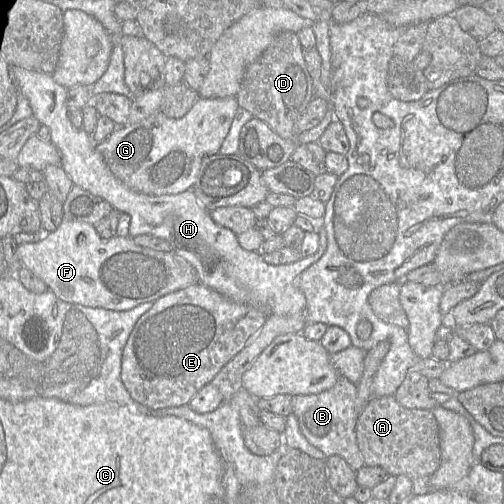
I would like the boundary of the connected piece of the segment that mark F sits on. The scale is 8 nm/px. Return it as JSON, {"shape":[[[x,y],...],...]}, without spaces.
{"shape":[[[63,220],[60,226],[43,240],[18,245],[17,254],[21,265],[45,282],[48,290],[58,298],[87,307],[127,311],[199,283],[197,272],[192,265],[173,251],[162,252],[139,246],[129,235],[104,239],[92,224],[81,221]]]}

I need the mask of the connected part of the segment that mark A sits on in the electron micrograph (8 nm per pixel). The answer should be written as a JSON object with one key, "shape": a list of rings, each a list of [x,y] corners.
{"shape":[[[394,396],[370,399],[358,416],[356,440],[365,466],[381,467],[395,477],[430,477],[440,465],[439,426],[433,412],[407,409]]]}

